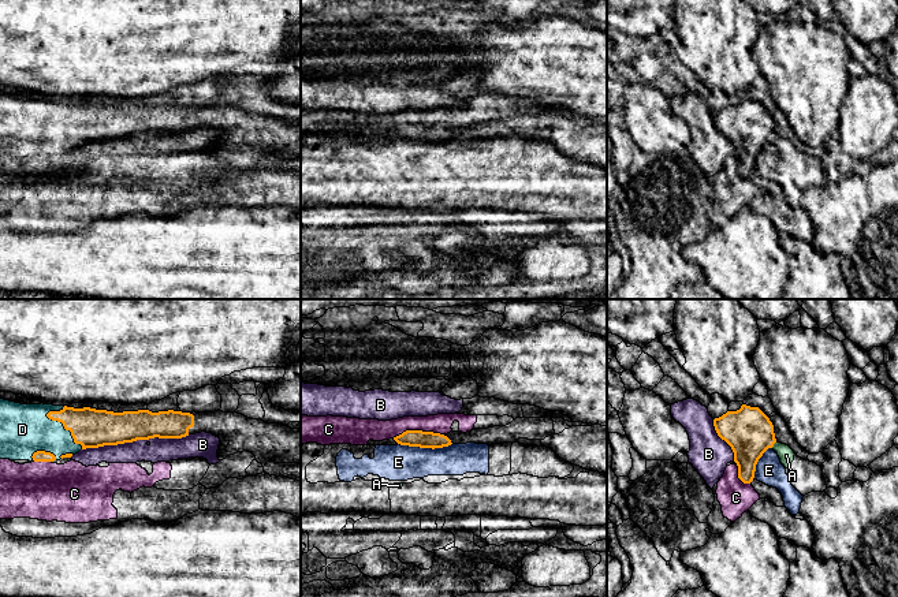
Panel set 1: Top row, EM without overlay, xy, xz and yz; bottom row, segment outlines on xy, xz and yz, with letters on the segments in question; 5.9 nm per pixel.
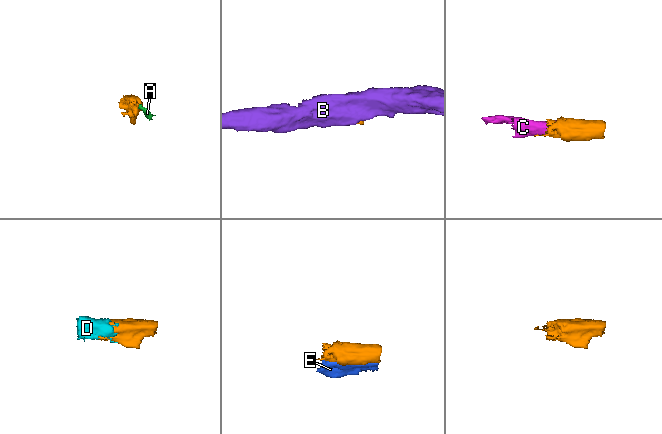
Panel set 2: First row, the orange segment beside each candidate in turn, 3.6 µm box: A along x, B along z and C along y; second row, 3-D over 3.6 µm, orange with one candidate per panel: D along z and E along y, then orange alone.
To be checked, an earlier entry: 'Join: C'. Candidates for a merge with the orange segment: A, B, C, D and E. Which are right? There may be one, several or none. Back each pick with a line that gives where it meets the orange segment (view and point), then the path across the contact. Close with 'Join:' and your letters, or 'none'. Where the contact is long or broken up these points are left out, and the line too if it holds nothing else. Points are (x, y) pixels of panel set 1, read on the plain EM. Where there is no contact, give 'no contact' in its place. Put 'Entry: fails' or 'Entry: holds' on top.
Entry: fails
D: xy (64, 122)
Join: D

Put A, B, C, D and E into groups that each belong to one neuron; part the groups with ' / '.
A E / B / C / D

